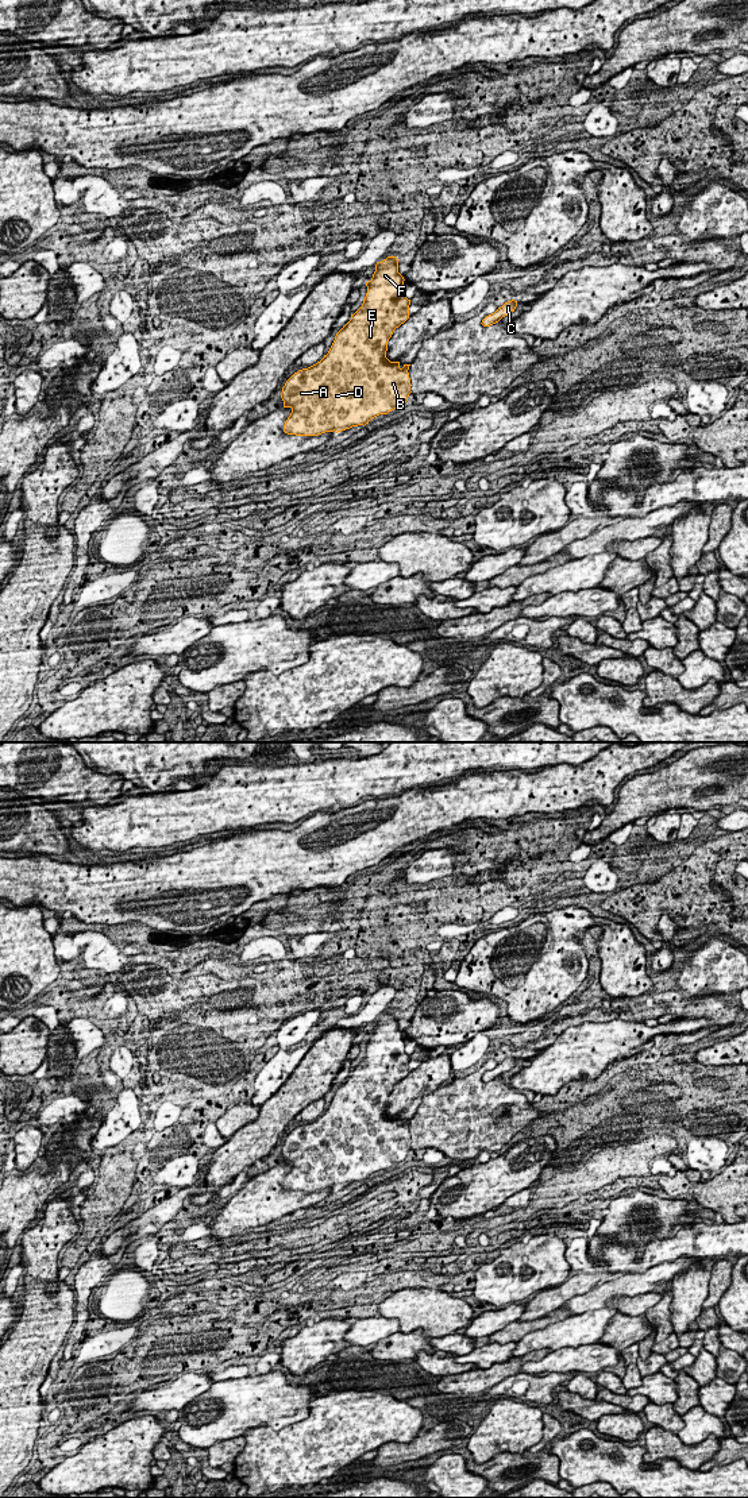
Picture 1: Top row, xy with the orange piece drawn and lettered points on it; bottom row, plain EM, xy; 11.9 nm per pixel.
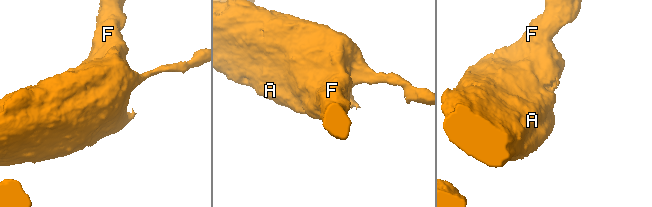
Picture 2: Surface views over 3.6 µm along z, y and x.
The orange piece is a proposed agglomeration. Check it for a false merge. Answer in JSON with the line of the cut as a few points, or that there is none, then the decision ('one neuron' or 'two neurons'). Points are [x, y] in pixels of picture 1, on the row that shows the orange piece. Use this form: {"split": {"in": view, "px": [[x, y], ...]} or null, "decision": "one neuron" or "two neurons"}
{"split": null, "decision": "one neuron"}

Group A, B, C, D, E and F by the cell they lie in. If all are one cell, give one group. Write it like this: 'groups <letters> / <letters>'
groups A B C D E F

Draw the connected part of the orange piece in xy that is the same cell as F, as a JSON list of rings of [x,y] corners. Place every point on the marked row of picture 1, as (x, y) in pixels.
[[[388,256],[375,265],[373,278],[366,282],[367,293],[362,306],[336,333],[324,358],[316,364],[294,372],[282,387],[284,408],[292,413],[284,432],[296,436],[317,436],[366,425],[379,414],[401,408],[410,391],[409,366],[386,358],[388,341],[396,328],[409,318],[410,300],[405,297],[404,277],[398,273],[398,259]]]

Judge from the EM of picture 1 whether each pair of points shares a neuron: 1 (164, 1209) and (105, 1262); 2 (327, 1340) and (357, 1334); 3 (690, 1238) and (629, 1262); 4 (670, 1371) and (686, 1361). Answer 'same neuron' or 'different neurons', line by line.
1: different neurons
2: different neurons
3: same neuron
4: same neuron

